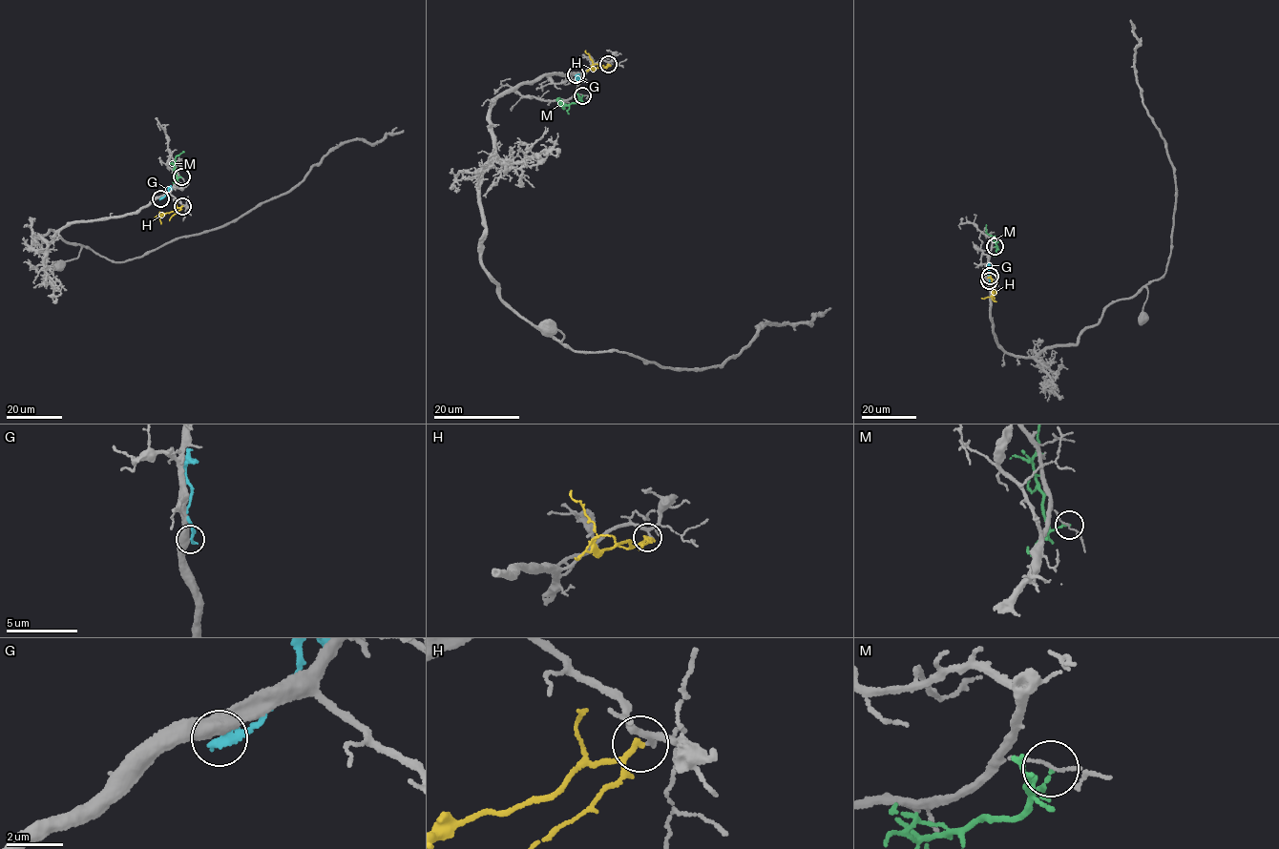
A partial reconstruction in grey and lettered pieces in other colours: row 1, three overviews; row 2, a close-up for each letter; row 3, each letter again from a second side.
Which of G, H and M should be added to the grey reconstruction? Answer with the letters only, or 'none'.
none

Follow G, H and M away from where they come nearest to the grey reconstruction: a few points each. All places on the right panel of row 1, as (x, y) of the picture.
G: (989, 280), (989, 263)
H: (990, 277), (993, 293), (981, 298)
M: (994, 246), (997, 247), (987, 233), (986, 224)

